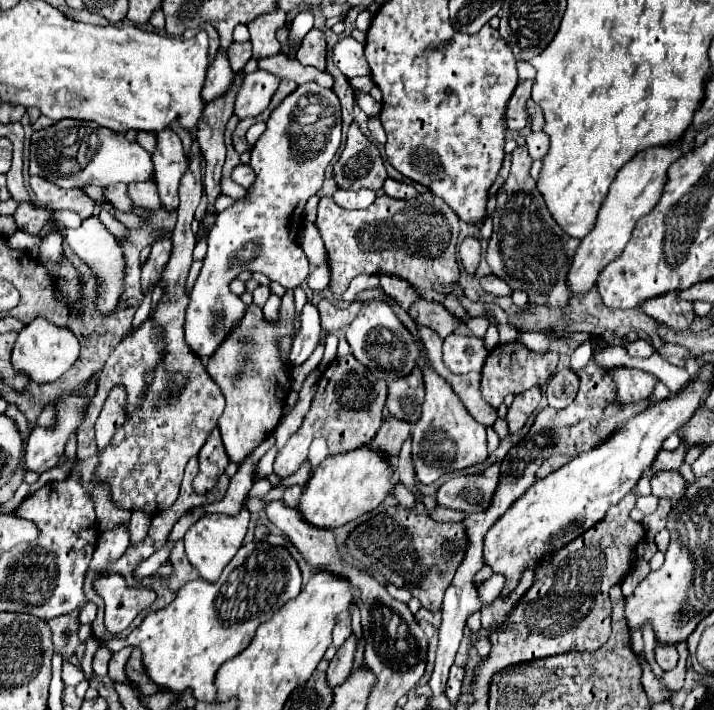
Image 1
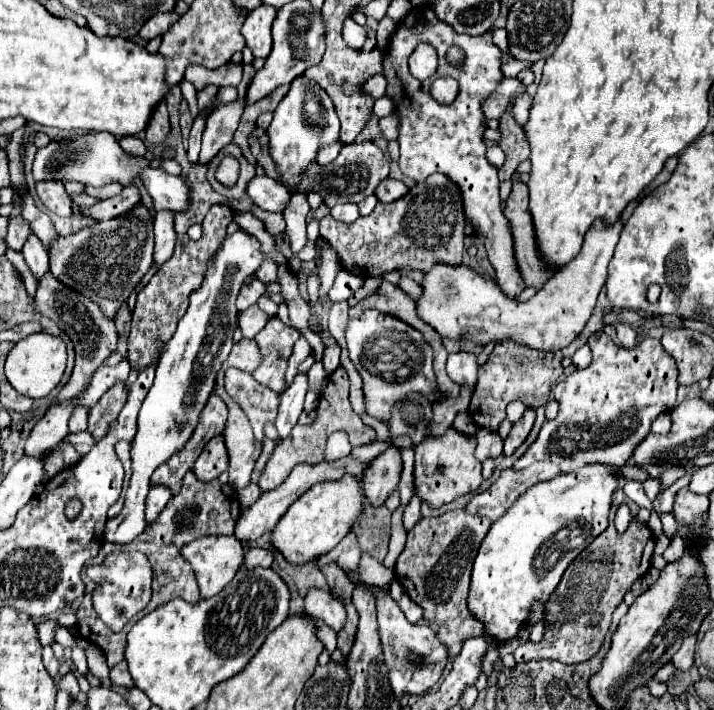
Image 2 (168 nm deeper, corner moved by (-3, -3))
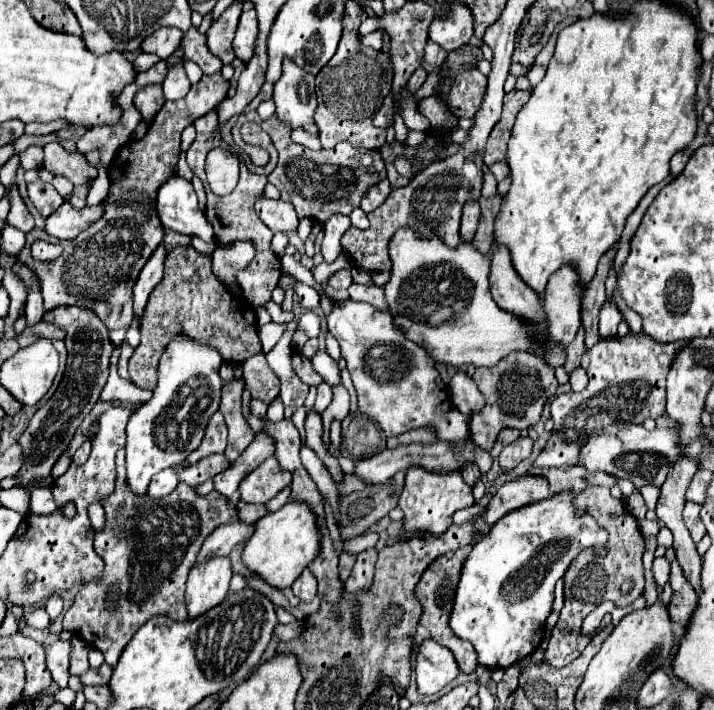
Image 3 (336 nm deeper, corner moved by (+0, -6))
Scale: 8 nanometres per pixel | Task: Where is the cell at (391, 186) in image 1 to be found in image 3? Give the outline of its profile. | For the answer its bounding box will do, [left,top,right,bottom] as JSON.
[361,179,391,213]

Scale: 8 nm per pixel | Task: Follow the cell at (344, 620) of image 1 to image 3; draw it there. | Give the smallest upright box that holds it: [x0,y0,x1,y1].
[293,569,317,603]

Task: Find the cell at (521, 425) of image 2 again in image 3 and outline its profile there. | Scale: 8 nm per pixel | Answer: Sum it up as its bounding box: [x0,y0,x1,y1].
[499,437,533,471]

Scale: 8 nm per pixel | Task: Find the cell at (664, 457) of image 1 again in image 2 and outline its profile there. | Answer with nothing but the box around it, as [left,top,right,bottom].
[620,464,648,482]

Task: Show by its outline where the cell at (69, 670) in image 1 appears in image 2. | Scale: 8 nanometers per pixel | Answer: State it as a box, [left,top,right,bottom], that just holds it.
[42,646,58,678]

